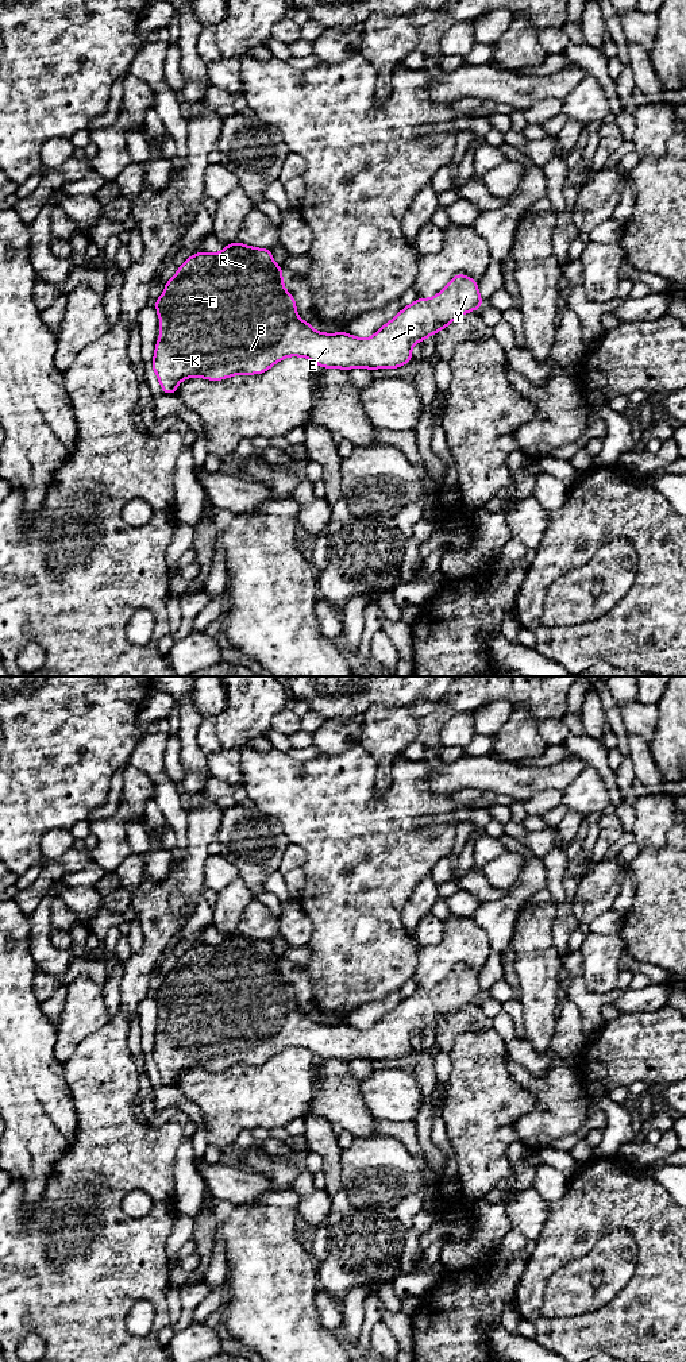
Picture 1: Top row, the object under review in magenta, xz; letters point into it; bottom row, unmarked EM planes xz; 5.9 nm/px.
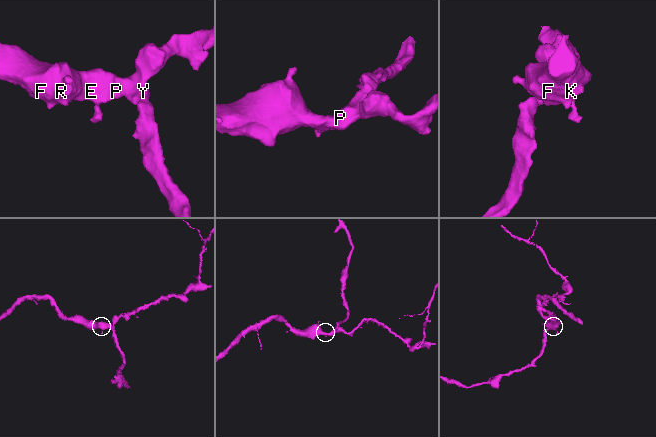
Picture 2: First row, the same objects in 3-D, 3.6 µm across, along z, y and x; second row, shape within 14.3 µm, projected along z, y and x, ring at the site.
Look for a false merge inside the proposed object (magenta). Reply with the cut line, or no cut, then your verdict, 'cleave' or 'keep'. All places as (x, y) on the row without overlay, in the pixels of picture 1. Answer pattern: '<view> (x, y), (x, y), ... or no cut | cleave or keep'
no cut | keep

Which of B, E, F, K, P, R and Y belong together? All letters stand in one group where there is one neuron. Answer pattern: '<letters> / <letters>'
B E F K P R Y

